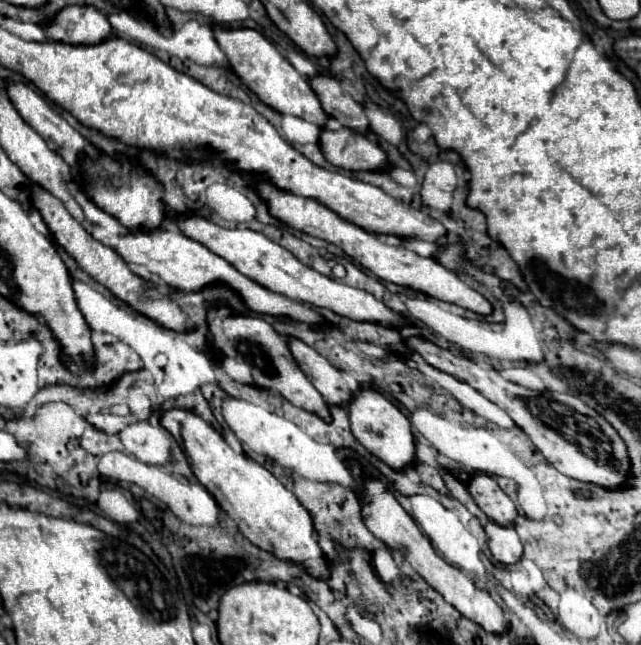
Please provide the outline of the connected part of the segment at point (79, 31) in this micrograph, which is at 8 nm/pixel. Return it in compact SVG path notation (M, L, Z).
M67 5L49 25L43 25L53 41L73 45L101 43L111 35L107 15L93 5Z

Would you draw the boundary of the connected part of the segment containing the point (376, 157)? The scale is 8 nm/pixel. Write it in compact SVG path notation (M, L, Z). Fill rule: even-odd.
M325 129L321 147L331 165L347 171L377 171L387 163L383 147L359 133L351 133L351 145L347 145L347 135L343 131Z

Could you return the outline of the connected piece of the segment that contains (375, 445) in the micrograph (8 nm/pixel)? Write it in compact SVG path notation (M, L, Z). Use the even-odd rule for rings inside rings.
M371 389L371 395L361 395L361 403L359 403L359 397L357 397L357 403L351 409L349 419L351 419L351 433L361 443L361 447L367 453L371 453L373 457L377 457L389 469L403 471L409 463L415 463L415 437L413 427L409 423L409 417L403 415L381 393Z

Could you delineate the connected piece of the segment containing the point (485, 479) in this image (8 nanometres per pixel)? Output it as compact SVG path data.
M473 475L469 487L469 495L475 499L475 503L491 523L497 523L499 527L515 525L519 517L517 503L503 489L499 489L493 477Z

